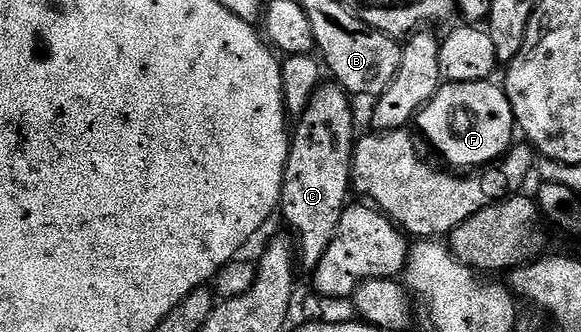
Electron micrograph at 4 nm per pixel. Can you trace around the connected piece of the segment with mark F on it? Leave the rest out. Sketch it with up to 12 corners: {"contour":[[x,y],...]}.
{"contour":[[490,80],[446,82],[416,126],[454,165],[485,168],[515,141]]}

